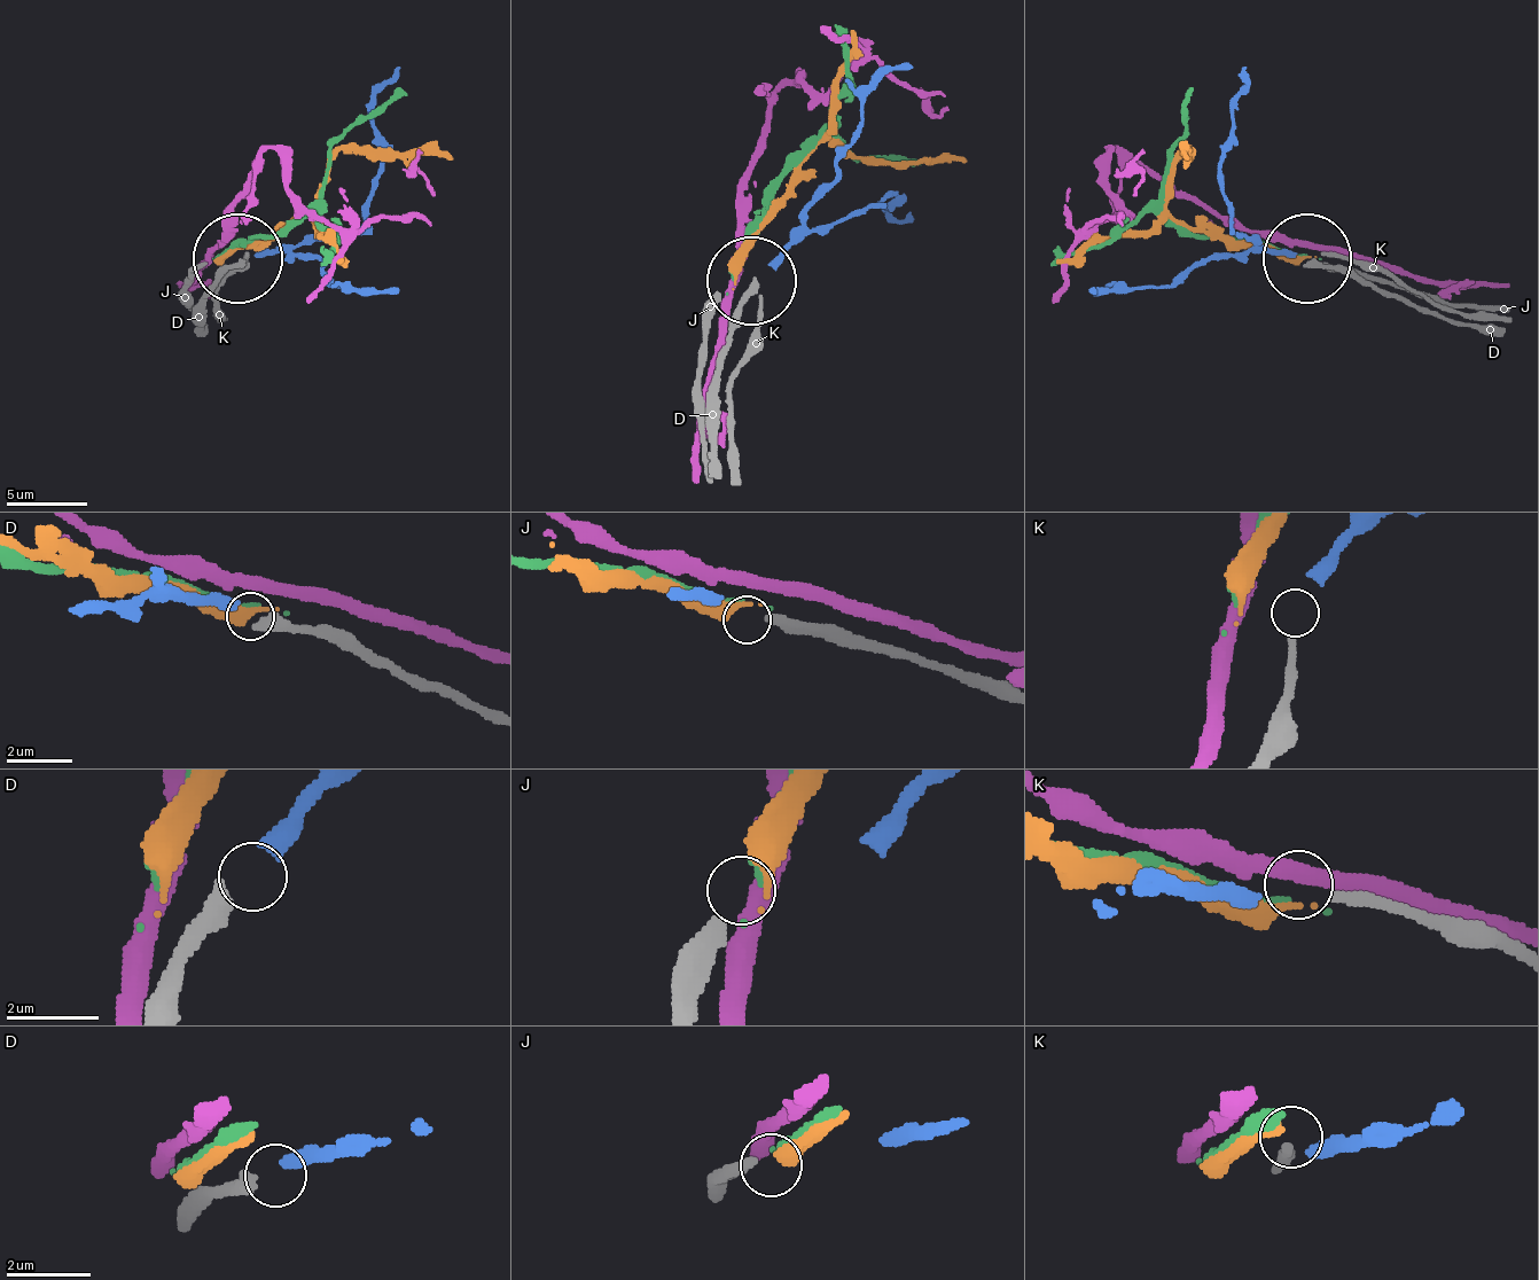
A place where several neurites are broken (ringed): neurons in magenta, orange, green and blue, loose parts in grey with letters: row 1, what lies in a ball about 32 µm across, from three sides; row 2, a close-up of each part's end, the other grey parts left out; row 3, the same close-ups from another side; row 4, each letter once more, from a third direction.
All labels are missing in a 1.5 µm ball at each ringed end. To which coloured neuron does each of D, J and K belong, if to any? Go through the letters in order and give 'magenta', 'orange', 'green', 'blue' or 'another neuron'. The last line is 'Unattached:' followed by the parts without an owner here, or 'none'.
D: blue
J: orange
K: another neuron
Unattached: K

